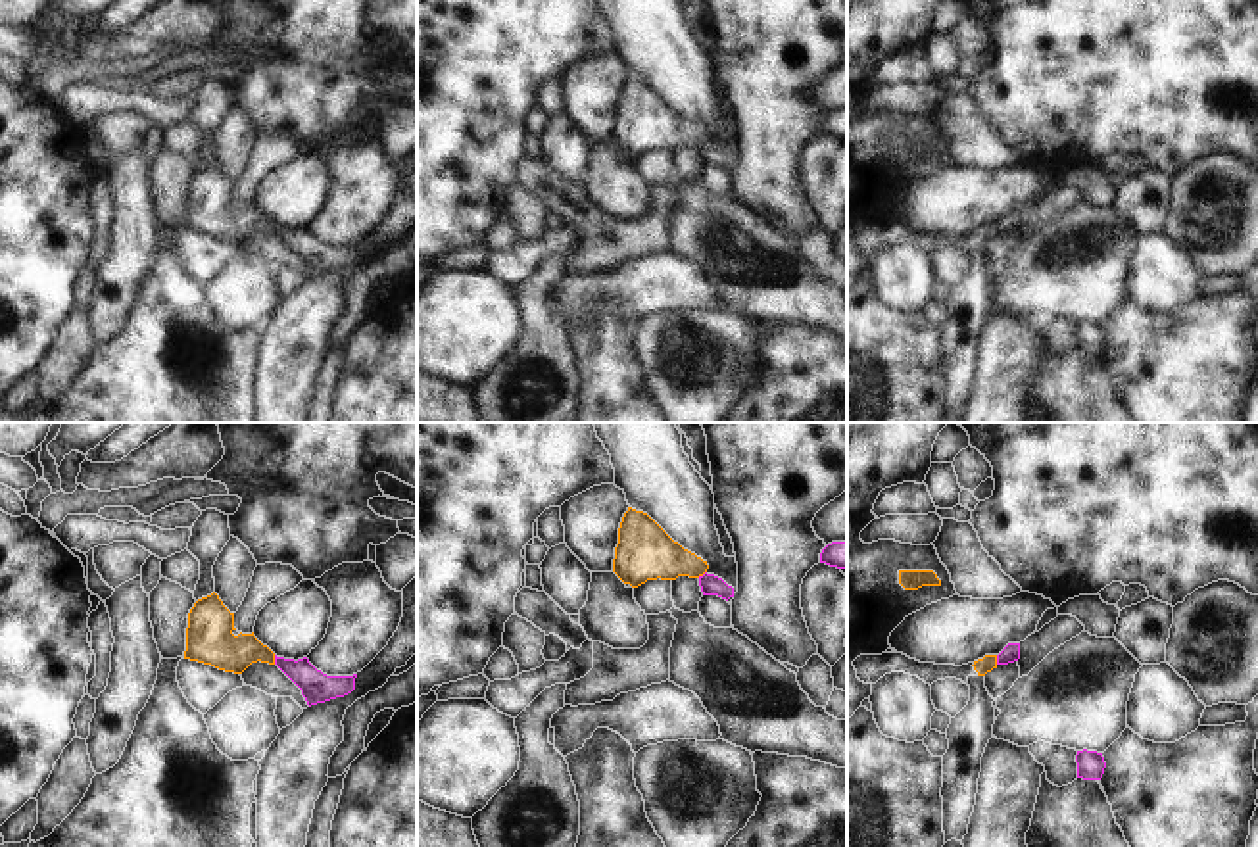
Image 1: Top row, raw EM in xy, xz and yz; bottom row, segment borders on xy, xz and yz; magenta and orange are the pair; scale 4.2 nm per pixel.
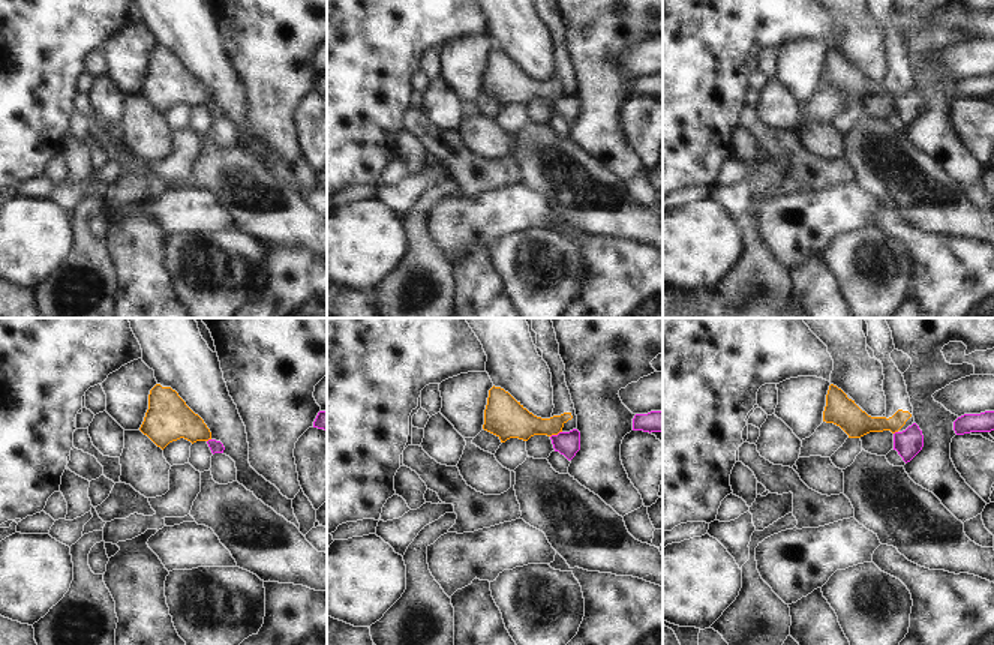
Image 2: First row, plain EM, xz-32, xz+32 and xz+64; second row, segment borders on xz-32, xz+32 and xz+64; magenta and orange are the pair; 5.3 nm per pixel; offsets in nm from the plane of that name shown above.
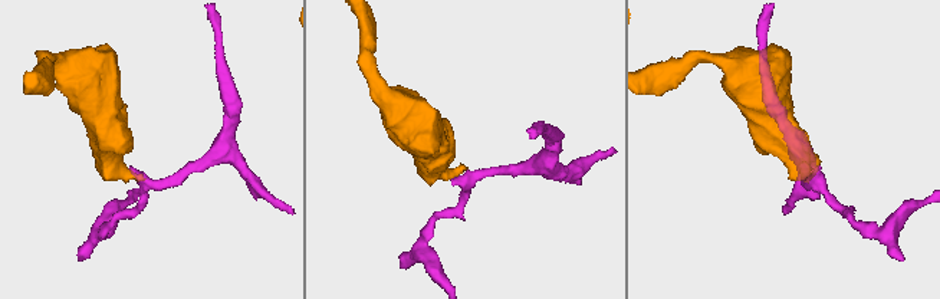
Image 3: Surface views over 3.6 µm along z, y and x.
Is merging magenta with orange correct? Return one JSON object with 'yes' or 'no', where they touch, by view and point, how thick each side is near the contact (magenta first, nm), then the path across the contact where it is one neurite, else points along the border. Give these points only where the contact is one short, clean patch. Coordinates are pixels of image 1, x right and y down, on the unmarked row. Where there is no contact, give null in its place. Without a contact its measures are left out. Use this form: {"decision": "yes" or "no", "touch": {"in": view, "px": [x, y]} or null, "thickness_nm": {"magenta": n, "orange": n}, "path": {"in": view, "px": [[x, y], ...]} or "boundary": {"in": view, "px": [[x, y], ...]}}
{"decision": "no", "touch": {"in": "xy", "px": [275, 229]}, "thickness_nm": {"magenta": 130, "orange": 170}, "boundary": {"in": "xy", "px": [[273, 225], [275, 233]]}}

